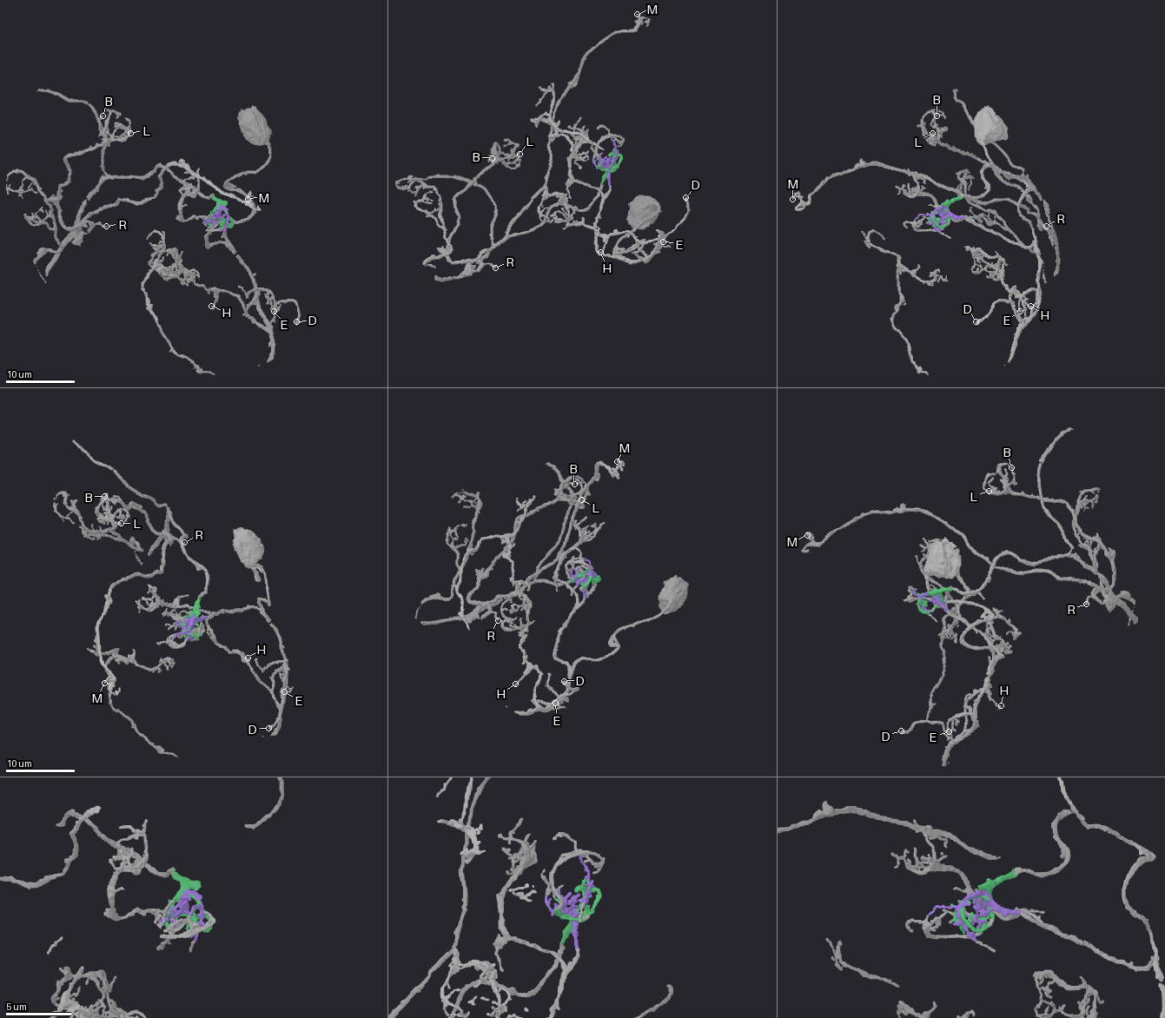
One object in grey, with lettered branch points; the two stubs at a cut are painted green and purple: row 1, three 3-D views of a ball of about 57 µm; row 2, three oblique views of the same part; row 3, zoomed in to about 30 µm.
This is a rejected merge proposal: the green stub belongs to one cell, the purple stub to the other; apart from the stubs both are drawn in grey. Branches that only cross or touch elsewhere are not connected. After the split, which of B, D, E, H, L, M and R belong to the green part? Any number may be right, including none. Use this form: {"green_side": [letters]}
{"green_side": ["B", "L", "M", "R"]}

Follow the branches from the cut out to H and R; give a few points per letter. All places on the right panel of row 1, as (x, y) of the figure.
H: (938, 208), (1021, 244), (1035, 244), (1038, 301), (1022, 319), (1012, 303), (1010, 294), (1014, 291), (1031, 307)
R: (938, 210), (980, 196), (982, 170), (995, 165), (1043, 200), (1047, 226)

